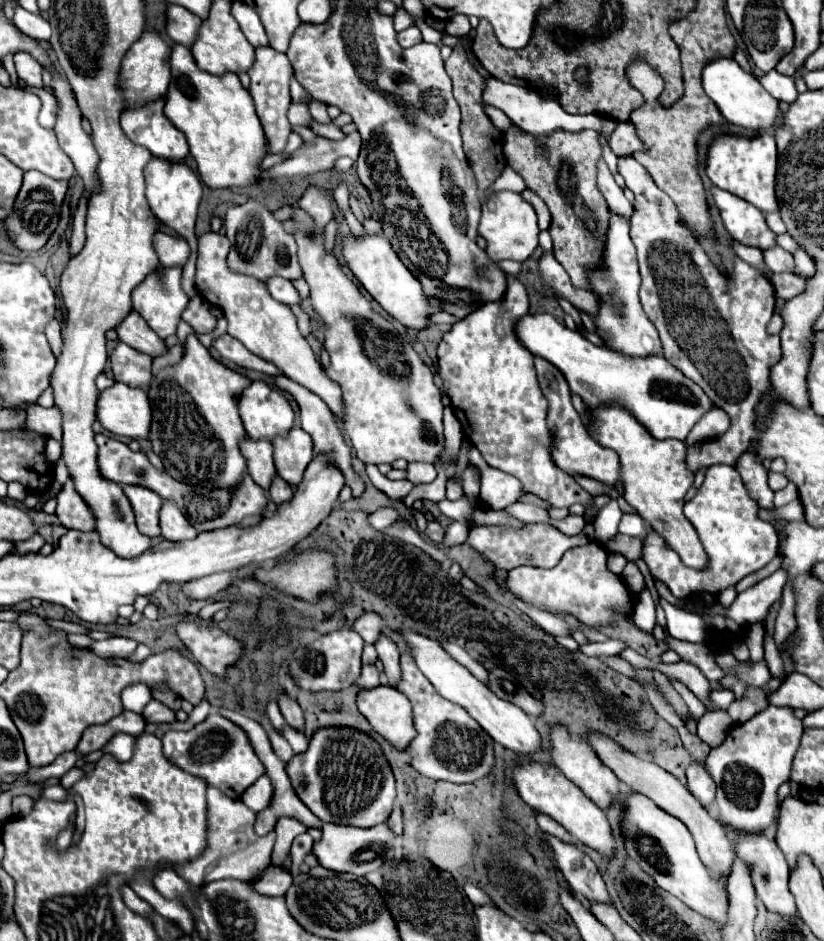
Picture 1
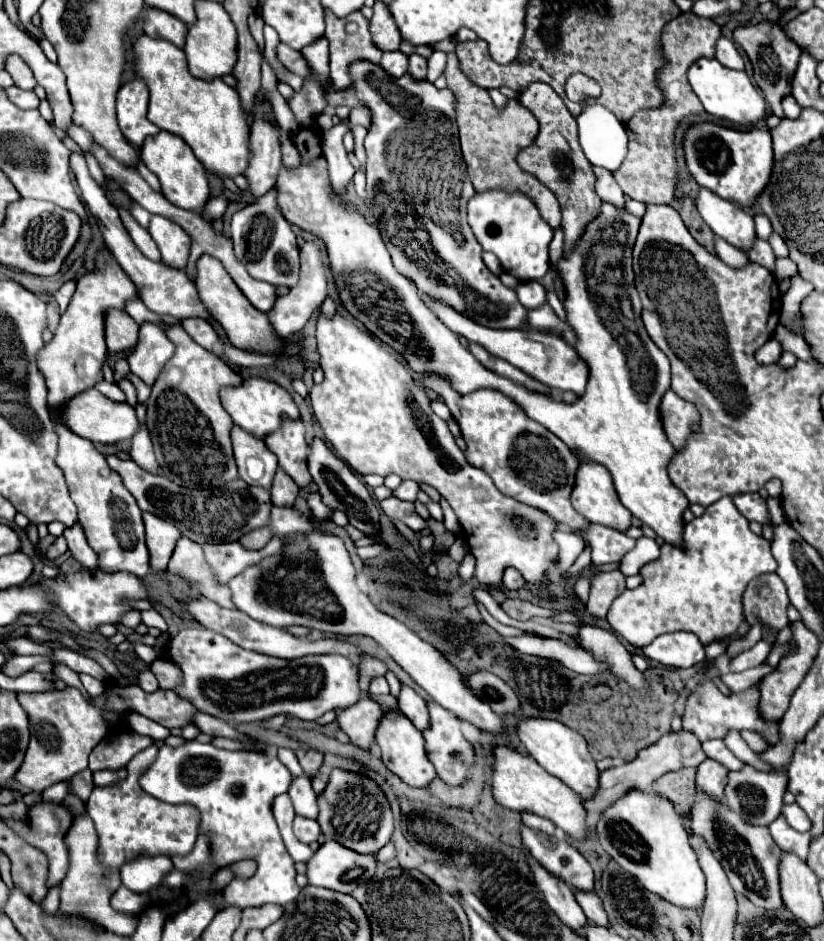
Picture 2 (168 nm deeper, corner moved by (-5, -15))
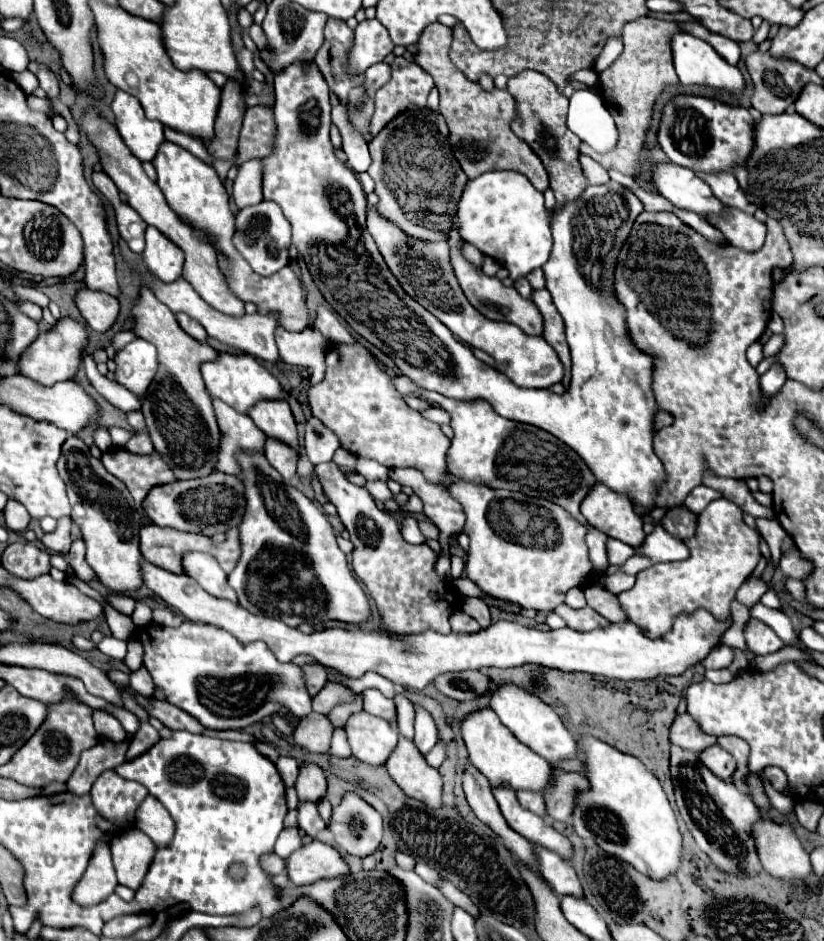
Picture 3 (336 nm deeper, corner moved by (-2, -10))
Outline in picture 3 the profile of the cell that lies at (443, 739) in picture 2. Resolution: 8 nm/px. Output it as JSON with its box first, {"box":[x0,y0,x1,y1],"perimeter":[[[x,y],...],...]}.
{"box":[425,736,447,768],"perimeter":[[[439,736],[439,740],[437,740],[437,744],[433,746],[433,750],[425,756],[425,760],[429,762],[429,766],[433,766],[433,768],[439,768],[441,764],[443,764],[443,760],[447,758],[447,744],[443,742],[443,738]]]}

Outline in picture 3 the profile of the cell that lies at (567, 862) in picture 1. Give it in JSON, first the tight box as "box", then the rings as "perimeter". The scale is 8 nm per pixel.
{"box":[493,788,573,862],"perimeter":[[[493,788],[493,794],[499,802],[501,814],[505,816],[505,820],[513,830],[517,830],[523,838],[529,838],[529,842],[545,846],[547,850],[553,850],[555,854],[561,854],[561,858],[571,862],[573,844],[561,832],[549,826],[543,818],[537,818],[535,814],[529,814],[529,810],[521,808],[513,790]]]}

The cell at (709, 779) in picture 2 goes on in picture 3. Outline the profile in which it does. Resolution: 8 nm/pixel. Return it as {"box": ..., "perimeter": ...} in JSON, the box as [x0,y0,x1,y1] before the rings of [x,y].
{"box":[699,746,735,780],"perimeter":[[[709,746],[707,750],[703,750],[701,754],[699,754],[699,758],[701,758],[701,762],[705,762],[705,766],[713,772],[713,774],[717,774],[717,778],[721,778],[721,780],[729,780],[731,776],[733,776],[733,772],[735,772],[735,762],[733,762],[733,756],[729,754],[729,752],[725,752],[721,746]]]}

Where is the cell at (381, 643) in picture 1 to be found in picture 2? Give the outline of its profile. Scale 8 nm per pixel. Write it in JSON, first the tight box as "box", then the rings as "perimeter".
{"box":[398,685,430,731],"perimeter":[[[402,685],[398,705],[400,705],[400,711],[414,723],[414,727],[418,727],[420,731],[426,731],[430,727],[428,723],[430,715],[428,715],[426,701],[420,695],[416,695],[410,687]]]}

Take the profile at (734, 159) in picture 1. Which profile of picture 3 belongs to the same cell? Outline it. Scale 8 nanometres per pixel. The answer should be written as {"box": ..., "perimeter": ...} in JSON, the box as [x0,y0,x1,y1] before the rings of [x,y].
{"box":[659,96,755,172],"perimeter":[[[677,96],[665,110],[659,124],[659,146],[673,164],[693,172],[729,172],[745,166],[755,146],[755,120],[745,108],[733,108],[717,100]]]}

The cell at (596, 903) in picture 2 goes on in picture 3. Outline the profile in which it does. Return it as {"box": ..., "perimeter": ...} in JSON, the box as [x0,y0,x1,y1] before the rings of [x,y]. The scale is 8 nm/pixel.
{"box":[535,846,585,898],"perimeter":[[[535,846],[535,854],[541,864],[541,876],[549,882],[551,888],[555,888],[555,892],[559,896],[567,894],[567,896],[575,896],[575,898],[585,898],[581,882],[569,862],[565,862],[555,852],[549,852],[541,846]]]}

